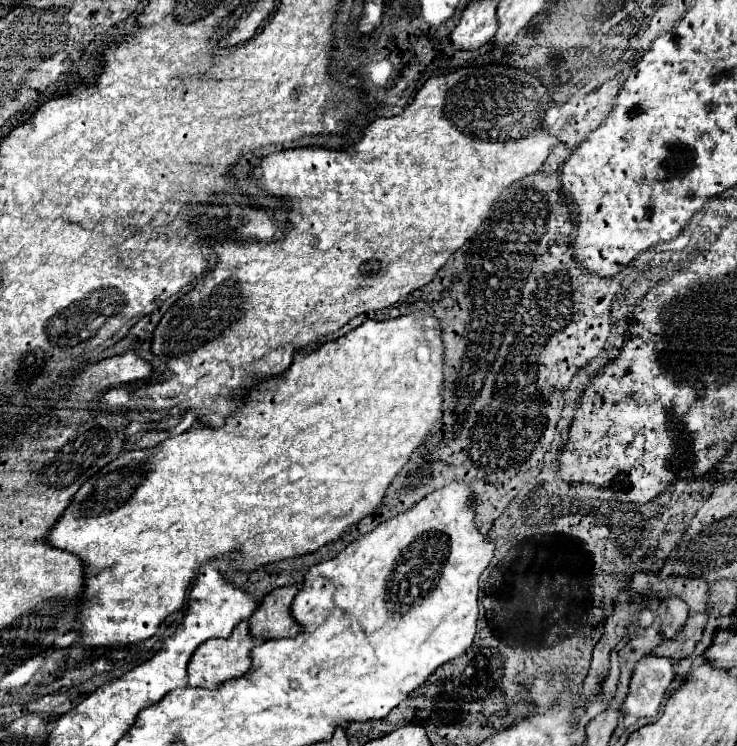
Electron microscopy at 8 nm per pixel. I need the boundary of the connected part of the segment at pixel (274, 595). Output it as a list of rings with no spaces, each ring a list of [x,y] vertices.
[[[296,586],[272,590],[250,616],[252,638],[290,638],[300,632],[300,626],[290,616],[290,604],[296,596]]]

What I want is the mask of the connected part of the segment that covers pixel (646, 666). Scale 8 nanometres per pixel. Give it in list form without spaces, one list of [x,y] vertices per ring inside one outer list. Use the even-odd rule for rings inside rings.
[[[644,656],[642,660],[638,660],[632,672],[630,692],[626,702],[620,706],[620,712],[636,718],[656,716],[660,710],[664,692],[668,690],[672,680],[674,680],[674,674],[672,674],[670,658]]]

